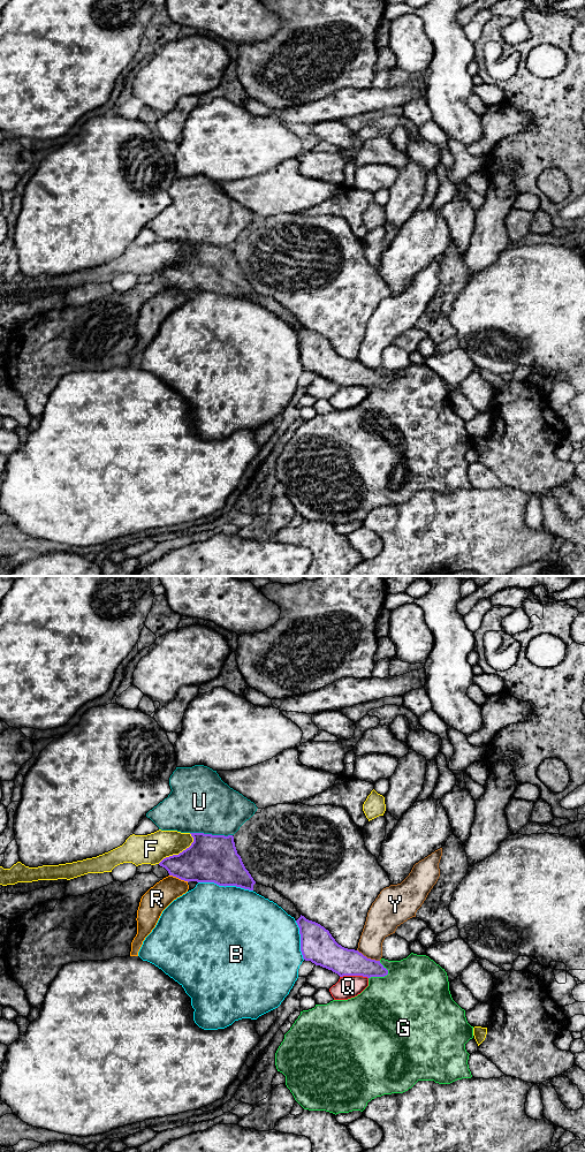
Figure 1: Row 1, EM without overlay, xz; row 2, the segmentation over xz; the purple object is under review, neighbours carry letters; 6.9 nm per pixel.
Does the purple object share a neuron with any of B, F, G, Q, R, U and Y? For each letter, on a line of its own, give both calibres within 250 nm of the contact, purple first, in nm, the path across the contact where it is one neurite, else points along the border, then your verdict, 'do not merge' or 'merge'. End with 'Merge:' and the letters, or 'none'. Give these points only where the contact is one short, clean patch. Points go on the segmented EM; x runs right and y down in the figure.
B: 340 nm thick on the purple side, 480 nm on the other; do not merge
F: 340 nm thick on the purple side, 200 nm on the other; merge
G: 190 nm thick on the purple side, 480 nm on the other; do not merge
Q: 200 nm thick on the purple side, 160 nm on the other; do not merge
R: 320 nm thick on the purple side, 180 nm on the other; border along xz (169, 874), (188, 881); do not merge
U: 340 nm thick on the purple side, 440 nm on the other; do not merge
Y: 190 nm thick on the purple side, 190 nm on the other; border along xz (357, 949), (367, 957), (379, 961); do not merge
Merge: F

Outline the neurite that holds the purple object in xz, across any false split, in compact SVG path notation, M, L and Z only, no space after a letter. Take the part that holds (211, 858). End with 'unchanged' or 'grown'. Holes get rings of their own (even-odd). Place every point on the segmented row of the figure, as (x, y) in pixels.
M190 833L193 842L189 848L164 858L159 865L165 867L169 876L184 881L214 882L219 886L236 886L253 890L256 881L245 869L241 856L237 854L233 835L212 835L204 833Z; unchanged

